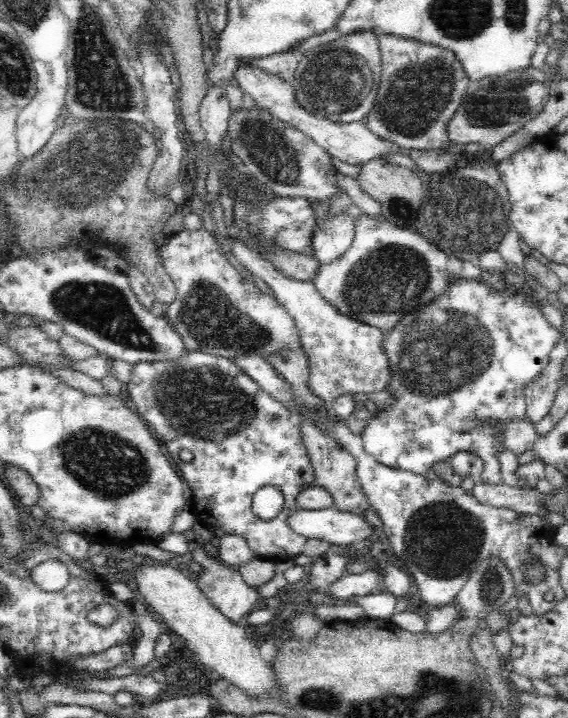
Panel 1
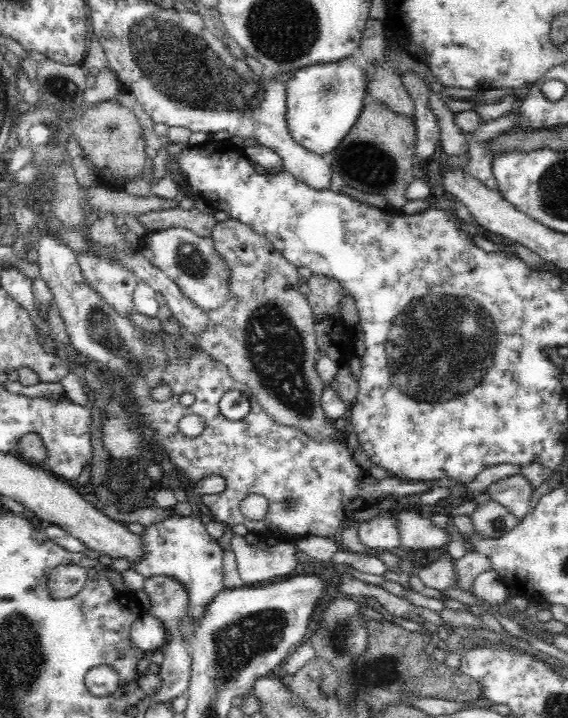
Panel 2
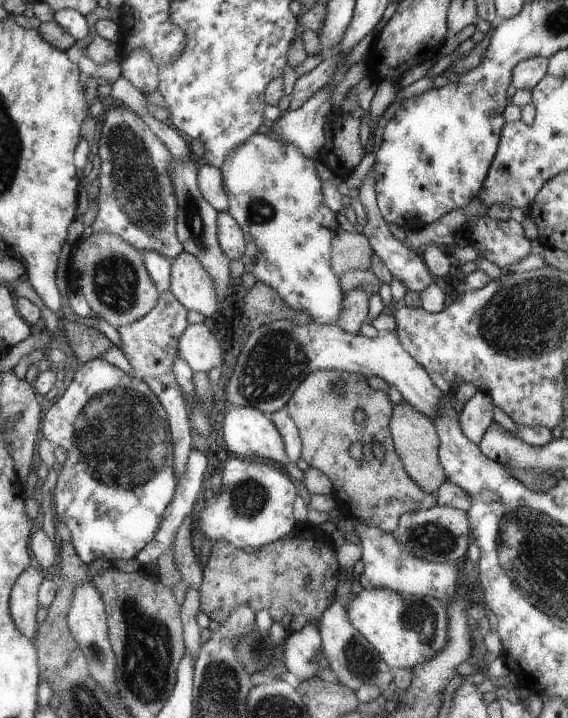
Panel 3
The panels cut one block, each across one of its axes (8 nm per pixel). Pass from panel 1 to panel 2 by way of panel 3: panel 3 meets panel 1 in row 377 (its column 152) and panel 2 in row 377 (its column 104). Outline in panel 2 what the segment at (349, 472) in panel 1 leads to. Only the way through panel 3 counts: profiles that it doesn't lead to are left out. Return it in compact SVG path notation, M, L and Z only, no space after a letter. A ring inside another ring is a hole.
M229 218L217 222L210 237L221 262L228 267L227 297L217 308L204 311L206 328L188 337L189 340L214 360L225 364L230 376L252 391L272 420L303 430L318 440L338 436L338 429L328 422L320 404L326 387L316 371L319 349L314 317L306 295L298 291L301 282L298 281L297 267L286 260L266 237L260 236L251 226L239 220Z

